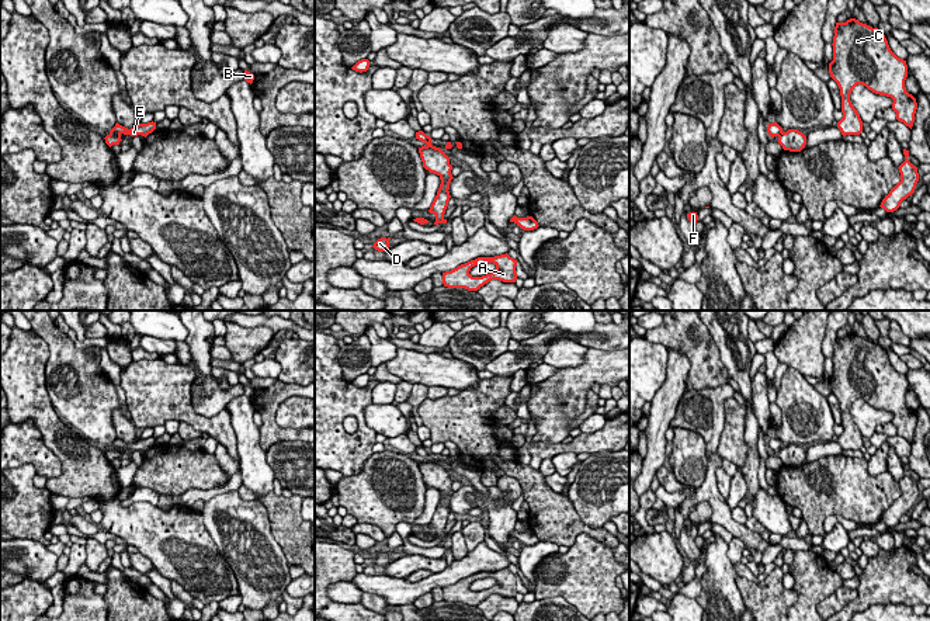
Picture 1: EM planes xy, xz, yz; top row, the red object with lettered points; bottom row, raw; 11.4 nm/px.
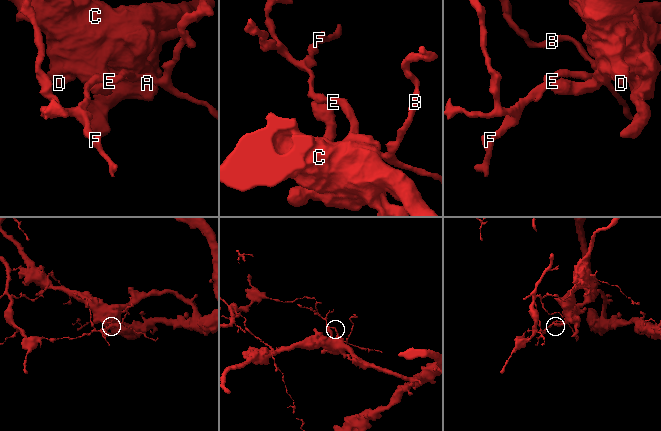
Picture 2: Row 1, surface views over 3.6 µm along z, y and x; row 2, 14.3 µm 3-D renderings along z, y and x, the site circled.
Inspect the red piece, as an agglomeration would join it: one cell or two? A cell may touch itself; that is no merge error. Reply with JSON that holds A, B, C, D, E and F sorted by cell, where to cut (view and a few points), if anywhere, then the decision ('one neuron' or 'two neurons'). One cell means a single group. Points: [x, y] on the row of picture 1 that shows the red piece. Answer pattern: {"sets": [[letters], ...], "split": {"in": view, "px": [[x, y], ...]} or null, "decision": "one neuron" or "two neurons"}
{"sets": [["A", "C", "D"], ["B", "E", "F"]], "split": {"in": "xy", "px": [[110, 132], [120, 135]]}, "decision": "two neurons"}

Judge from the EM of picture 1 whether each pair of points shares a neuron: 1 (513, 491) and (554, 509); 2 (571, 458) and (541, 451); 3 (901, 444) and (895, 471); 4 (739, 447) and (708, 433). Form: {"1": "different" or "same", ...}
{"1": "different", "2": "different", "3": "different", "4": "different"}

